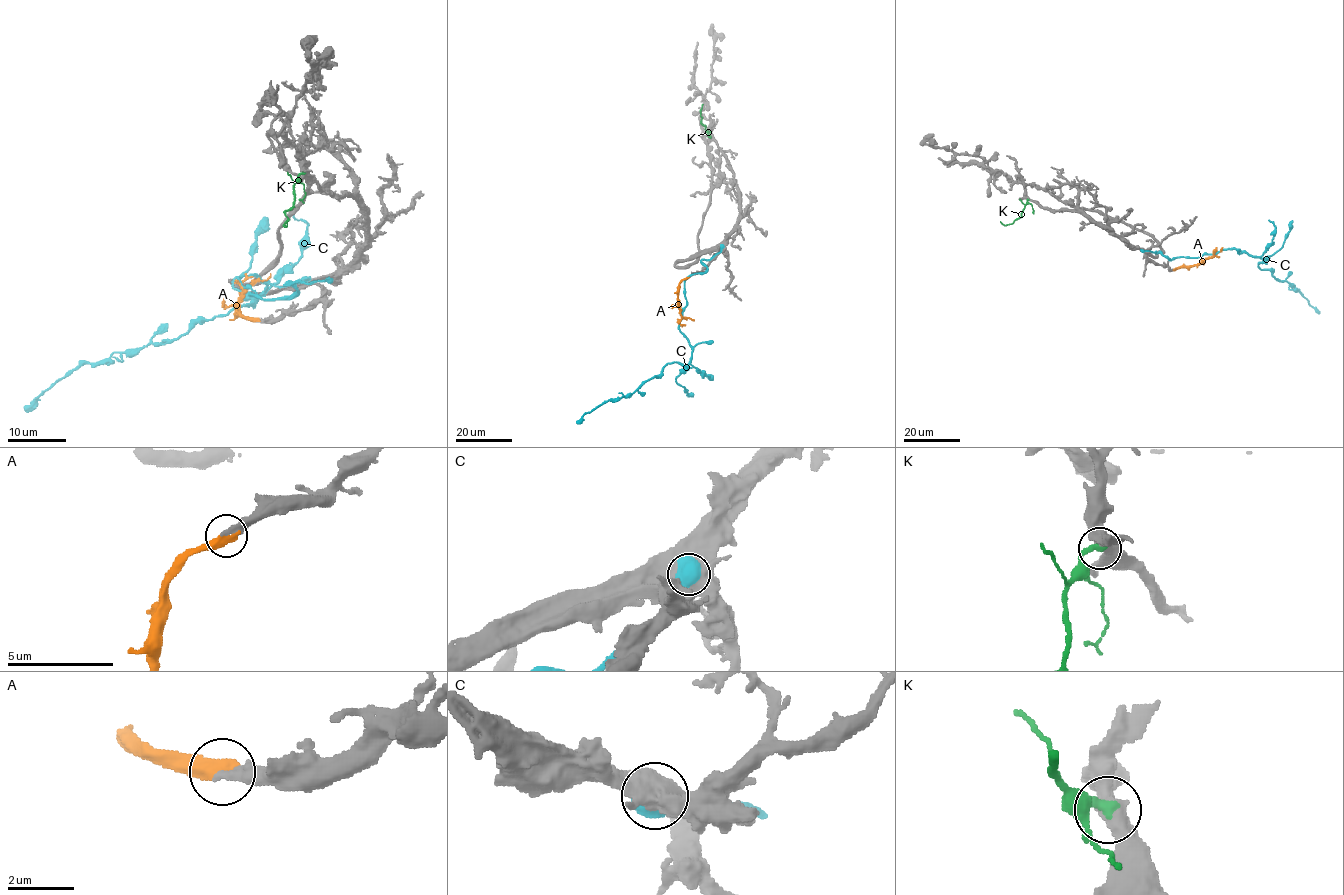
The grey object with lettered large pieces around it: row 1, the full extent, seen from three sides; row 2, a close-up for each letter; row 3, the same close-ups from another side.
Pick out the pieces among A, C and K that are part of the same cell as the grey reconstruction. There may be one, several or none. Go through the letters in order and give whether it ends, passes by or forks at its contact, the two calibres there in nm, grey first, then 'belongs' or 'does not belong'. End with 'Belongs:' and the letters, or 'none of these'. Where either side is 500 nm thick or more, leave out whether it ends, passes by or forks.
A: 340/500 nm | belongs
C: 1000/800 nm | does not belong
K: 500/320 nm | does not belong
Belongs: A

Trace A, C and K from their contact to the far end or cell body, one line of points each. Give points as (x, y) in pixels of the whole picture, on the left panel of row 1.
A: (256, 320), (248, 320), (237, 310), (241, 295), (270, 273)
C: (329, 279), (257, 298), (240, 276), (256, 276), (266, 290), (169, 339), (81, 363), (27, 411)
K: (303, 174), (294, 184), (294, 203), (285, 212), (285, 226), (290, 219)

